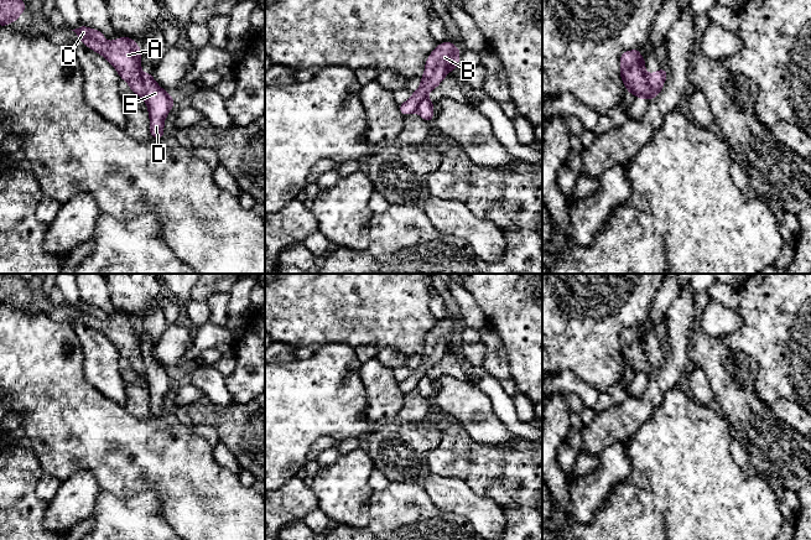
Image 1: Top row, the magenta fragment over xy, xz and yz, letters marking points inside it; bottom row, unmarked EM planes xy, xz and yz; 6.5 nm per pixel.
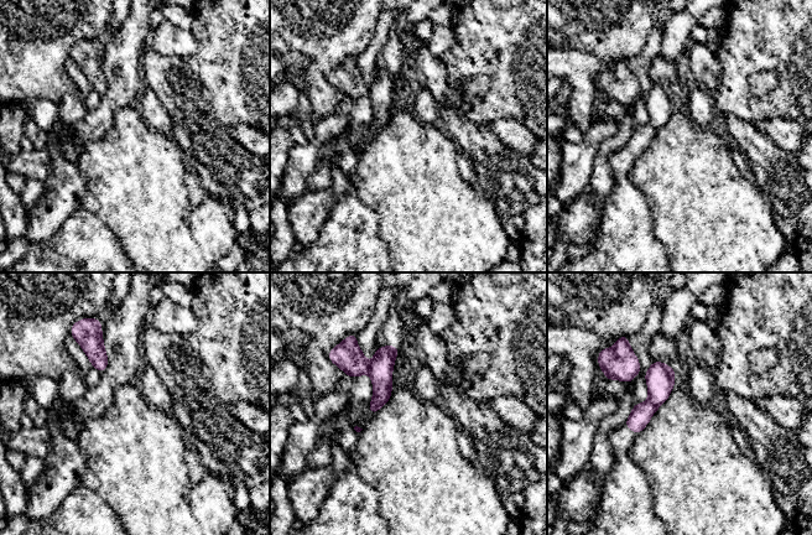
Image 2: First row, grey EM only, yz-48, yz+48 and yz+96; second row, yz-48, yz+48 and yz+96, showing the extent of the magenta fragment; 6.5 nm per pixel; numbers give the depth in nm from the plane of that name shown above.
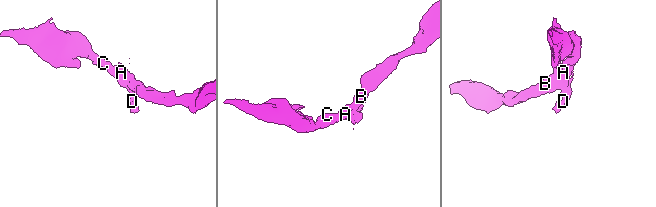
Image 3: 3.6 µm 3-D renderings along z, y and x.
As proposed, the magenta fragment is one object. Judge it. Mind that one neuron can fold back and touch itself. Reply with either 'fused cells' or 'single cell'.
fused cells

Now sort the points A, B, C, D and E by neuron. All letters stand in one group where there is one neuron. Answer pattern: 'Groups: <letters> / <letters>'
Groups: A B C / D E

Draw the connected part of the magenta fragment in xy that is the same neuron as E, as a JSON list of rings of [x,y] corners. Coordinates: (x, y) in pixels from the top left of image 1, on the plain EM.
[[[152,351],[142,352],[142,359],[145,364],[142,377],[147,380],[151,415],[161,416],[165,412],[165,396],[176,379],[155,359]]]

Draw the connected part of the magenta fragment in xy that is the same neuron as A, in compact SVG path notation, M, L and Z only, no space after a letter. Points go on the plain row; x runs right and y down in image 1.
M80 302L74 308L79 318L87 322L90 327L100 331L118 348L120 357L129 360L132 370L144 374L145 364L141 351L141 328L139 322L128 313L121 313L119 317L111 317L108 321L104 317L104 311Z

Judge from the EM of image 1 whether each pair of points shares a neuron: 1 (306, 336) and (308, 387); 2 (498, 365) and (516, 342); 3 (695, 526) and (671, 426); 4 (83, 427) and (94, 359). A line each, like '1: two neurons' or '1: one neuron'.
1: two neurons
2: two neurons
3: one neuron
4: two neurons

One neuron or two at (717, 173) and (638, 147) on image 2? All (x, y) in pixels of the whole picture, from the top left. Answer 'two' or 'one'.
two

